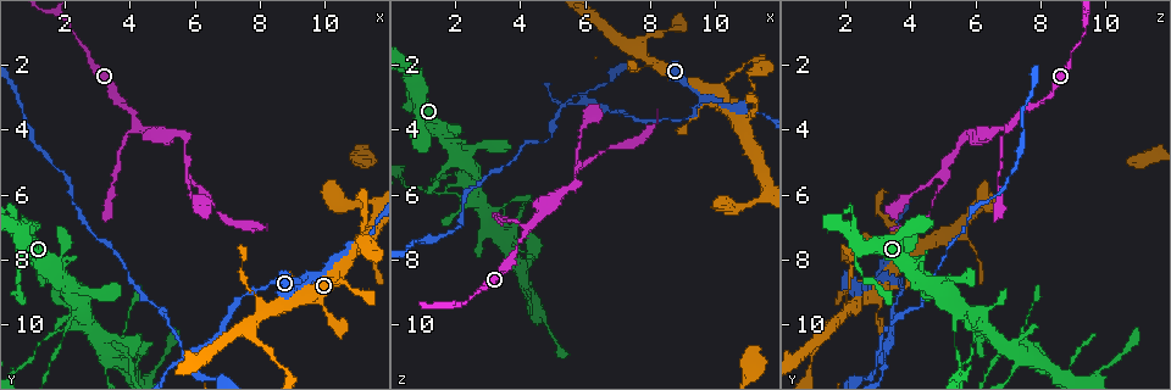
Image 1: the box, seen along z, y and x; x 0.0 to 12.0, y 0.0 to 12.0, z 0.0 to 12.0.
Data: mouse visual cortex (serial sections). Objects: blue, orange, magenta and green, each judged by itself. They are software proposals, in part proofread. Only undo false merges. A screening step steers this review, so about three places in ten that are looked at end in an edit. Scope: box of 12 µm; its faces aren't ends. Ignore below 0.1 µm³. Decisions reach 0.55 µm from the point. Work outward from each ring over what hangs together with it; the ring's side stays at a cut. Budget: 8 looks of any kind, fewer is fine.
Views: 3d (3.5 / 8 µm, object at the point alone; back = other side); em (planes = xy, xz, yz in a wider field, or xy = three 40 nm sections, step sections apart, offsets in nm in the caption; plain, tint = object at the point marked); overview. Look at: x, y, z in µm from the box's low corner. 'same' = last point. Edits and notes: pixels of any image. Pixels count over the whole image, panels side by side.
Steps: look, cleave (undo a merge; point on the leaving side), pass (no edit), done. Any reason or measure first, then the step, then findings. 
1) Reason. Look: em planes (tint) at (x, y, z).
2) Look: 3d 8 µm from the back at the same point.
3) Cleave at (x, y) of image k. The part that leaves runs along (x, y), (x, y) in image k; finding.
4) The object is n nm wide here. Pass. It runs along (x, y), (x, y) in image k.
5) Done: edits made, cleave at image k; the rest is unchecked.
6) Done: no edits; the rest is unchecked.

Arms run side by side. Look: 3d 3.5 µm at (2.5, 10.0, 6.2).

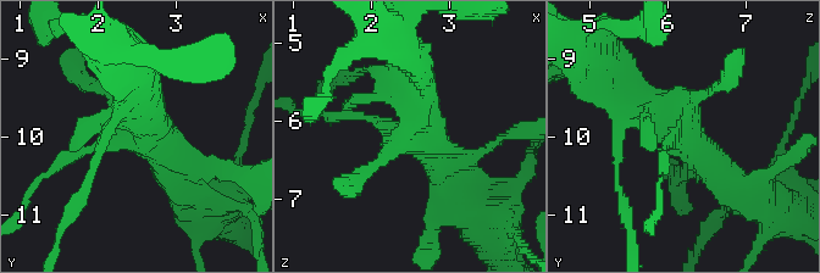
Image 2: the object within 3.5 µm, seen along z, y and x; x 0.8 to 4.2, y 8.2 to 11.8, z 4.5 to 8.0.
Look: em xy step 3 (tint) at (2.45, 10.05, 6.10).

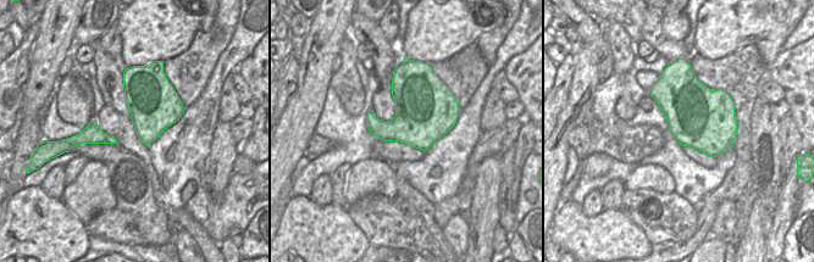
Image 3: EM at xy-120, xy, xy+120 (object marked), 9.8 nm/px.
Pass. It runs along (619, 88), (679, 126), (735, 193) in image 2; continuous, no second cell.

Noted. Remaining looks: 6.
Thick turns thin. Look: 3d 3.5 µm at (4.3, 3.9, 7.0).

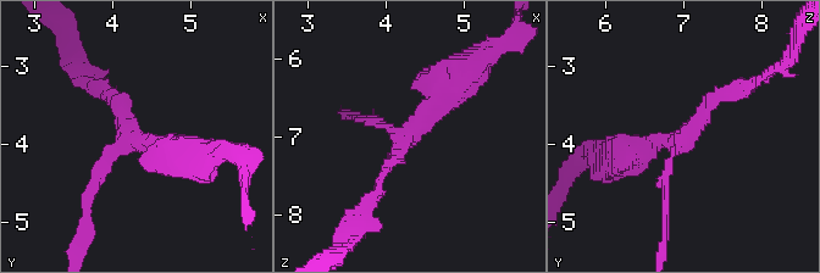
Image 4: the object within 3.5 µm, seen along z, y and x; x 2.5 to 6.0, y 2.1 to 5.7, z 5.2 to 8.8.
Look: em planes (tint) at (4.25, 3.90, 7.05).

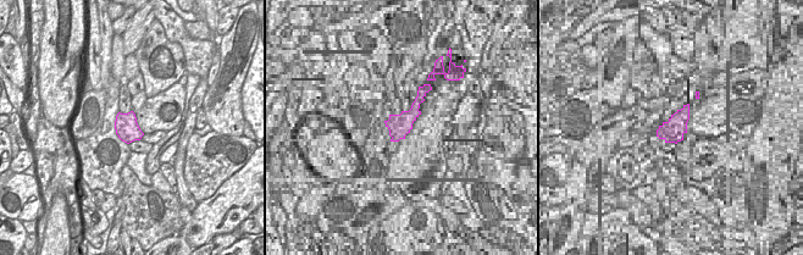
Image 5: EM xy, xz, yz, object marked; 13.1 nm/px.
Pass. It runs along (376, 190), (402, 140), (458, 78) in image 4; continuous, no second cell.

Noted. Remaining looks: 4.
Three arms meet. Look: 3d 3.5 µm at (5.8, 5.2, 5.0).

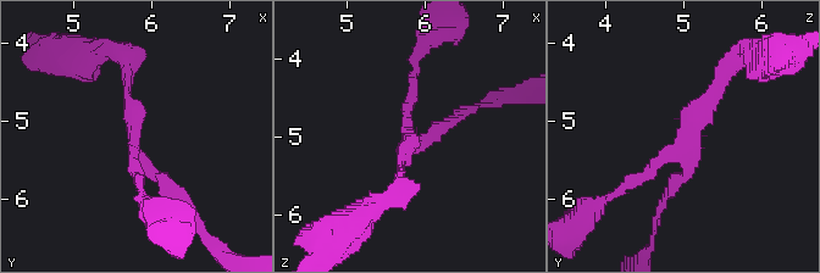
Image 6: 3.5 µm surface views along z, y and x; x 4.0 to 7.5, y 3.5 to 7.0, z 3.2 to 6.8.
Look: em xy step 3 (tint) at (5.80, 5.25, 5.05).

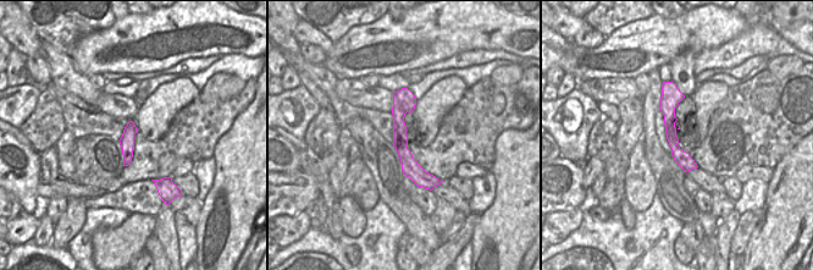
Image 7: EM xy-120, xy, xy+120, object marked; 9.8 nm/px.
3 arms meet here; the arms are 150, 150, 200 nm wide. Pass. It runs along (404, 91), (401, 147), (431, 182) in image 7; one cell here.

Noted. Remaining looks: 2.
Done: no edits; the rest is unchecked.

